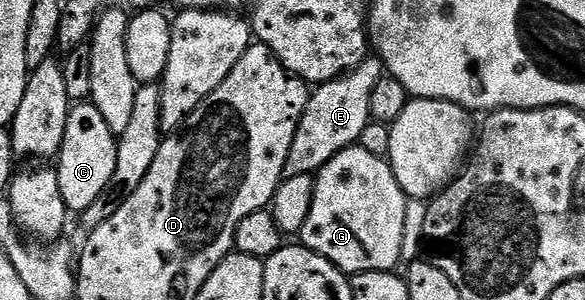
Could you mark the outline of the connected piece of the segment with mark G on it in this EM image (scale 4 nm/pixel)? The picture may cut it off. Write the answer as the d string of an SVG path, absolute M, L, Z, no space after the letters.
M360 147L340 151L323 169L319 169L314 177L312 211L308 211L308 220L304 222L300 234L301 244L316 255L328 259L347 275L368 271L388 273L397 270L397 265L402 261L404 211L407 200L400 183L396 183L396 175L387 158L371 155L369 151Z

